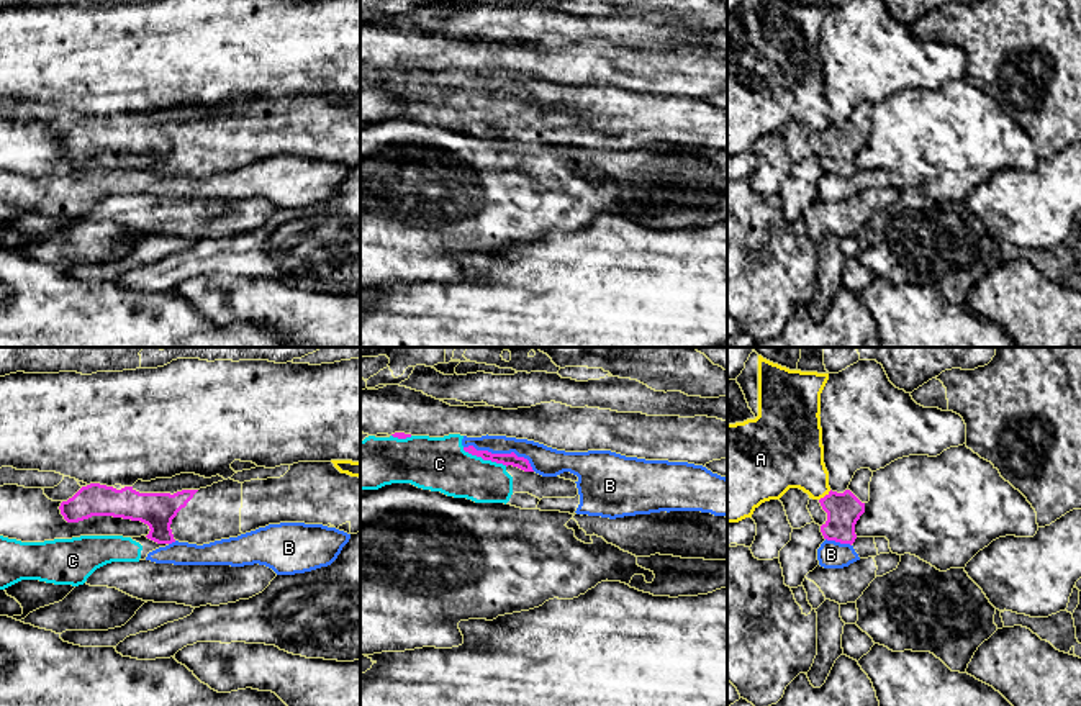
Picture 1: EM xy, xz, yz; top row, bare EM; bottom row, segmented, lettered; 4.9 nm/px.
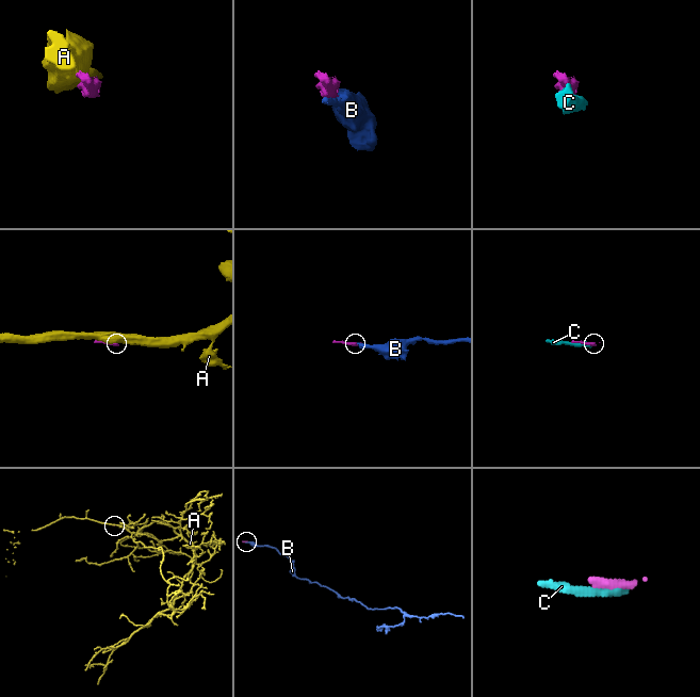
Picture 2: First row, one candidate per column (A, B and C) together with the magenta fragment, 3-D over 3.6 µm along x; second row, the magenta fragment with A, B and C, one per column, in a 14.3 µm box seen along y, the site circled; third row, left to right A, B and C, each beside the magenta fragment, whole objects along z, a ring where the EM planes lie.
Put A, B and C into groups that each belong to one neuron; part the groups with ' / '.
A / B C

